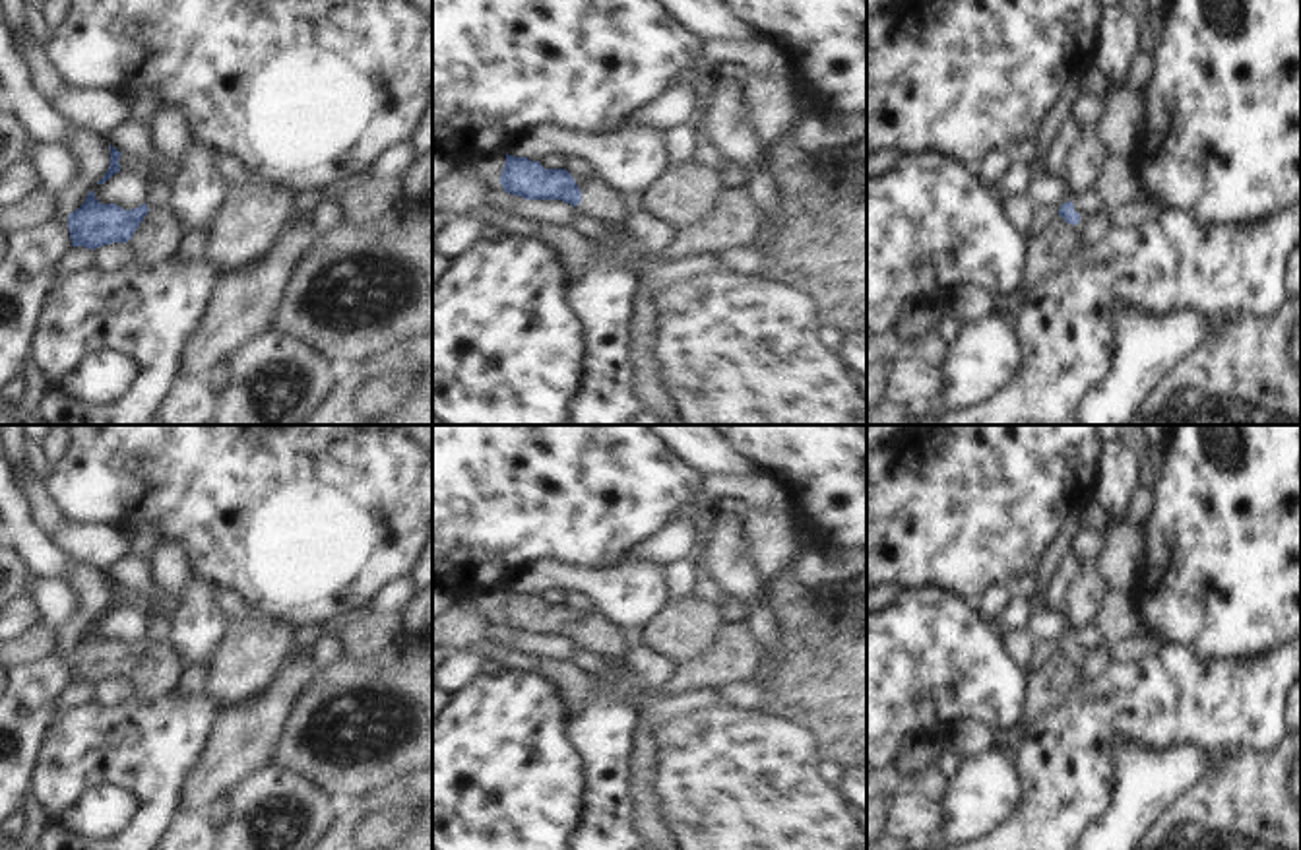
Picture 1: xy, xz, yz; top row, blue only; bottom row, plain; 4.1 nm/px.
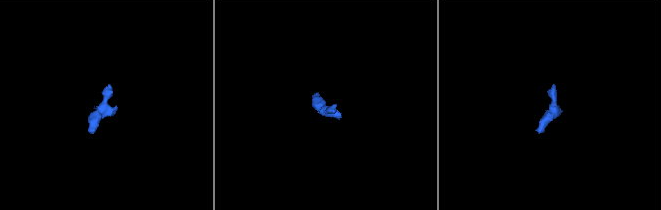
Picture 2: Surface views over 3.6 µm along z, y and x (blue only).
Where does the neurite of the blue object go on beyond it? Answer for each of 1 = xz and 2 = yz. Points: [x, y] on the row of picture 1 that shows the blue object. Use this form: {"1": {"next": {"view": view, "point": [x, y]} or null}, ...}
{"1": {"next": {"view": "xz", "point": [602, 202]}}, "2": {"next": {"view": "yz", "point": [1047, 253]}}}

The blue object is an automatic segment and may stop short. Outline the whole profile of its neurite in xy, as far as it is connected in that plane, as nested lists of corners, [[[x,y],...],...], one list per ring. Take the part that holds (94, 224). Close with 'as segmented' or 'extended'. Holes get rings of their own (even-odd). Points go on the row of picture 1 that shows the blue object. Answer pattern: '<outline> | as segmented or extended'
[[[91,190],[85,202],[68,215],[72,246],[99,248],[112,243],[128,243],[136,266],[155,268],[171,260],[184,237],[169,206],[149,208],[142,204],[122,210],[116,204],[101,204]]] | extended

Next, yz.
[[[1064,202],[1059,215],[1026,245],[1026,268],[1016,291],[995,297],[995,314],[1000,316],[1008,328],[1014,324],[1026,305],[1028,293],[1039,281],[1059,274],[1072,254],[1082,248],[1082,235],[1090,221],[1088,213]]] | extended

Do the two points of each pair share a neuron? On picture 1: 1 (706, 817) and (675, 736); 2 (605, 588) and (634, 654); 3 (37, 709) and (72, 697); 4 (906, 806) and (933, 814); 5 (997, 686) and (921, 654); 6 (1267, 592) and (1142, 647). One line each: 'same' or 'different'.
1: same
2: different
3: different
4: same
5: same
6: different

